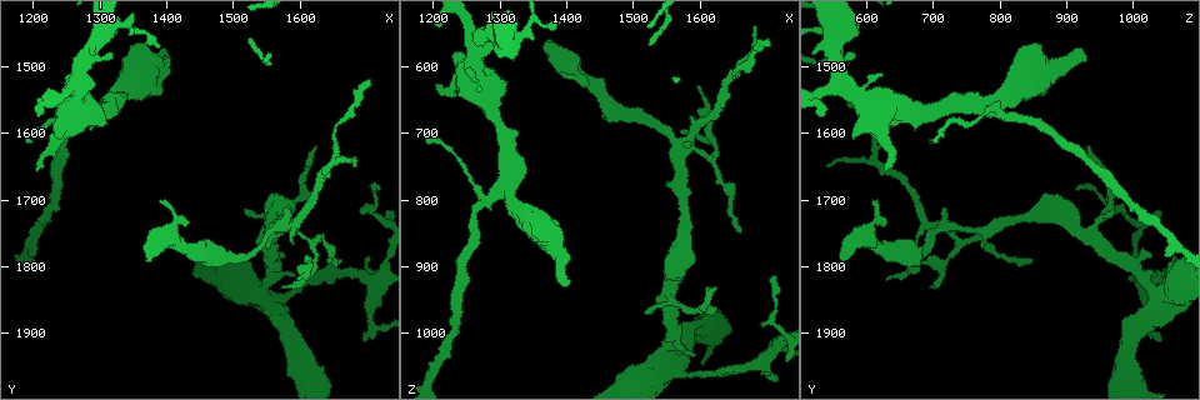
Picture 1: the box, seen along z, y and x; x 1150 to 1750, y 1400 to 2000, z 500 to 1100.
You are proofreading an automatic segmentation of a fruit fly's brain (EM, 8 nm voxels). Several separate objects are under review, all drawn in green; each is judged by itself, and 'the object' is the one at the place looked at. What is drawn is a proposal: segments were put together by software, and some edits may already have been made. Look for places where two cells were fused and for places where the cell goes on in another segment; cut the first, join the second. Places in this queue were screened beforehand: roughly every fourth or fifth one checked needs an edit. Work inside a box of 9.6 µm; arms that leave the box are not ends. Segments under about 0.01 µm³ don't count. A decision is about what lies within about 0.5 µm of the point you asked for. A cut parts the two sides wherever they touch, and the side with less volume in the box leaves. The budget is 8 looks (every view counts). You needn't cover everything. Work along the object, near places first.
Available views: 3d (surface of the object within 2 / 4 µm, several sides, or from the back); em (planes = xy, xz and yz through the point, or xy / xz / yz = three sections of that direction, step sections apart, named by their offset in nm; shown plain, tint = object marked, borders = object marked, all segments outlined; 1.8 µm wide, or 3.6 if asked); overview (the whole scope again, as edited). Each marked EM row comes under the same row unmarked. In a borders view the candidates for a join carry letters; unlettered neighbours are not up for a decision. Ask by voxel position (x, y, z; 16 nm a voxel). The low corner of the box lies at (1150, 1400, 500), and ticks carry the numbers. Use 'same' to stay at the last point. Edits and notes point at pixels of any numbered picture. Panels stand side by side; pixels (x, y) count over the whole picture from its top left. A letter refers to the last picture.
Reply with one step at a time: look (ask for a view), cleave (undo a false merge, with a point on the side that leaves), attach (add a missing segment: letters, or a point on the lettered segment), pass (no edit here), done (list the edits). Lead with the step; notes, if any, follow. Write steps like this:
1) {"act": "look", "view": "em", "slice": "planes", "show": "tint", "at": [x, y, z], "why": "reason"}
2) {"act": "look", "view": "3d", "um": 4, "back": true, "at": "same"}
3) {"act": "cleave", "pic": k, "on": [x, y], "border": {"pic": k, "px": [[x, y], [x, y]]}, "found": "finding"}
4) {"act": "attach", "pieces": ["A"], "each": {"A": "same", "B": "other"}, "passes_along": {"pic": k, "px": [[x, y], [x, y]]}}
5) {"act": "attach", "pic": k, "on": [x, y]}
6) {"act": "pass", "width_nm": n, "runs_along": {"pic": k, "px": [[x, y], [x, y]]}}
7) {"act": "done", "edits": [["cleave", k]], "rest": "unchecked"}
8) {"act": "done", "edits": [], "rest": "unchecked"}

{"act": "look", "view": "em", "slice": "planes", "show": "borders", "at": [1315, 1440, 550], "why": "four-way junction"}

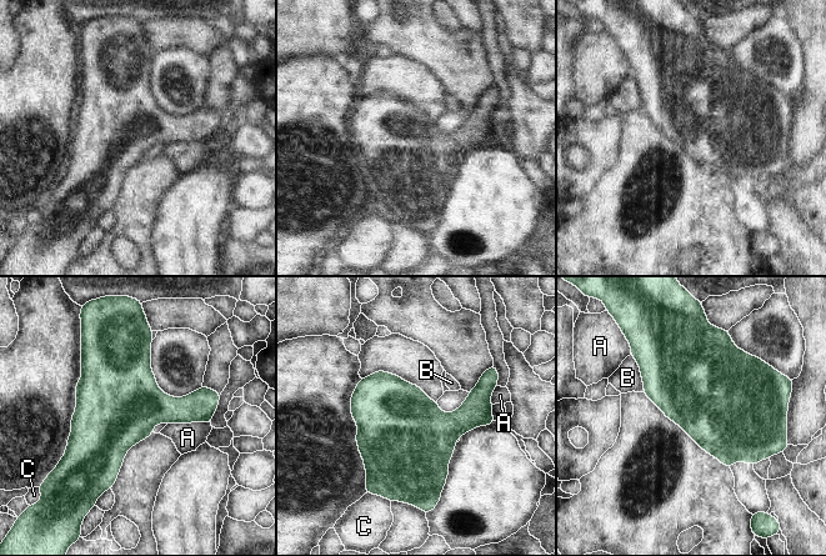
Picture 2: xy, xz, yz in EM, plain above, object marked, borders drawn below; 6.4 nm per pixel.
{"act": "pass", "each": {"A": "other", "B": "other", "C": "other"}, "border": {"pic": 2, "px": [[210, 422], [168, 424]]}, "found": "all the same cell"}

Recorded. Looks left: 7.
{"act": "look", "view": "em", "slice": "planes", "show": "borders", "at": [1265, 1510, 620], "why": "thin end"}

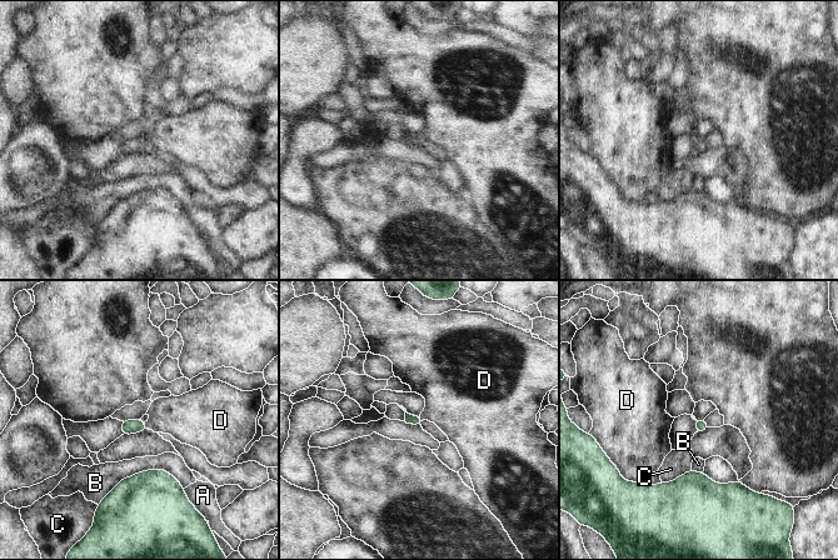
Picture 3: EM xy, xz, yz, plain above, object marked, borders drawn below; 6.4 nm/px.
{"act": "pass", "each": {"A": "other", "B": "other", "C": "other", "D": "other"}, "border": {"pic": 3, "px": [[144, 423], [148, 428]]}, "found": "no lettered segment goes on from it"}

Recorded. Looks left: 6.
{"act": "look", "view": "3d", "um": 4, "at": [1705, 1525, 560], "why": "branch stops here"}

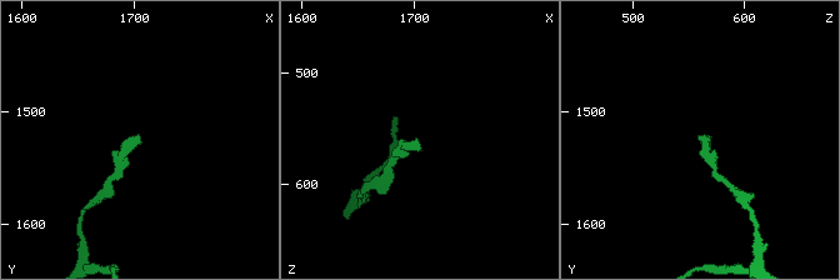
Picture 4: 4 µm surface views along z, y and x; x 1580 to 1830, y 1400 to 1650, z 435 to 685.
{"act": "look", "view": "em", "slice": "yz", "step": 4, "show": "borders", "at": [1704, 1522, 558], "why": "need the tissue"}

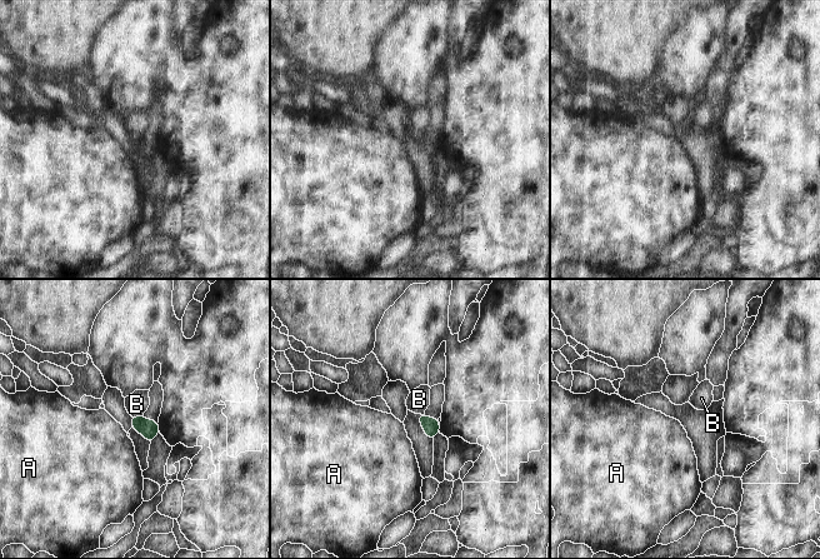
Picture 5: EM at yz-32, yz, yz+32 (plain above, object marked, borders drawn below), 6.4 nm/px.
{"act": "look", "view": "em", "slice": "planes", "show": "borders", "at": "same"}

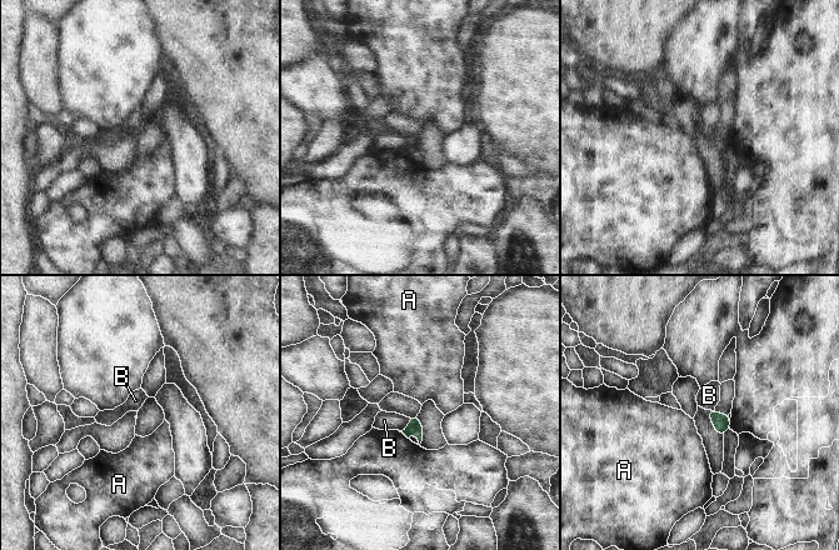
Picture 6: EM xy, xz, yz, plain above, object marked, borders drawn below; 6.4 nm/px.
{"act": "pass", "each": {"A": "other", "B": "other"}, "border": {"pic": 6, "px": [[410, 419], [400, 431]]}, "found": "none of them fits"}

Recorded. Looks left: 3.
{"act": "done", "edits": [], "rest": "unchecked"}

